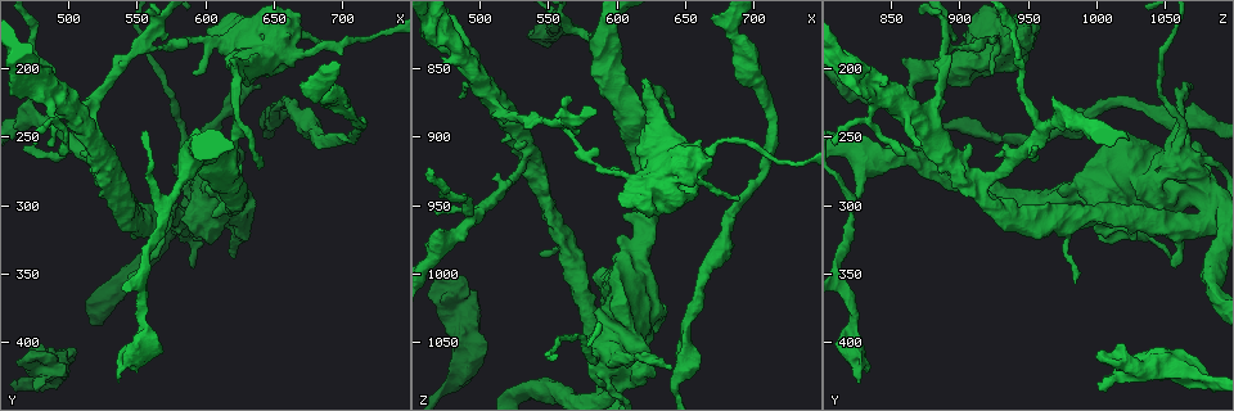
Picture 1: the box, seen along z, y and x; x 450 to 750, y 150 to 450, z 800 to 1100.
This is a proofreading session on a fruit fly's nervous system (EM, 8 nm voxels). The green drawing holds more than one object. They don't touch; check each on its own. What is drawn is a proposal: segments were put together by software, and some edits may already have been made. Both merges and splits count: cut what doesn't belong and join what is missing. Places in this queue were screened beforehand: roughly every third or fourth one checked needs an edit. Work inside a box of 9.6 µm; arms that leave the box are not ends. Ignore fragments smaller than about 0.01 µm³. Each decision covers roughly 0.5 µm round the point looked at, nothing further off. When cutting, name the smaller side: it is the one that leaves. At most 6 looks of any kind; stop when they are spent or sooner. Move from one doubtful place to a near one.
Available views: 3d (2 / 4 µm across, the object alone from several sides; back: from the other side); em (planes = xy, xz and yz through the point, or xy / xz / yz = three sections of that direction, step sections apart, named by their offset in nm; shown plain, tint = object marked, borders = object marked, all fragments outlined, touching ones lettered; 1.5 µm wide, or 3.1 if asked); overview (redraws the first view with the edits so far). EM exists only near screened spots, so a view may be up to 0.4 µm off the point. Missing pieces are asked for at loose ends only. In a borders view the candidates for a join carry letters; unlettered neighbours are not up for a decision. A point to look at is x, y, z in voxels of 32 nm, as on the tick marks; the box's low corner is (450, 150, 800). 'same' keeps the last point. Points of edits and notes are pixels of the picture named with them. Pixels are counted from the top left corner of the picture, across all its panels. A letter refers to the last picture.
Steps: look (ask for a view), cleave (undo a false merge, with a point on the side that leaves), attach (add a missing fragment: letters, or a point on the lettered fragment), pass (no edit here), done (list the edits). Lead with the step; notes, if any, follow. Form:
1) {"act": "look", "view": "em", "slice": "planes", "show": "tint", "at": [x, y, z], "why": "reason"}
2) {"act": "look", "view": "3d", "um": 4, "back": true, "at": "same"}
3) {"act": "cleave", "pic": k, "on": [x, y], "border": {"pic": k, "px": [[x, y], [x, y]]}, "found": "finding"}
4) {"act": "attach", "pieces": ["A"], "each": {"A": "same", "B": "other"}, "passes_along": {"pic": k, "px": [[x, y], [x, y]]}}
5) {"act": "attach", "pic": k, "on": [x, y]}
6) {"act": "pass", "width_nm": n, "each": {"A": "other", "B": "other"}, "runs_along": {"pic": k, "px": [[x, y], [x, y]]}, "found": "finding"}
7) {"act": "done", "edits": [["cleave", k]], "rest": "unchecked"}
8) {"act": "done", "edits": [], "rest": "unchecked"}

{"act": "look", "view": "em", "slice": "planes", "show": "borders", "at": [486, 256, 868], "why": "an open end"}

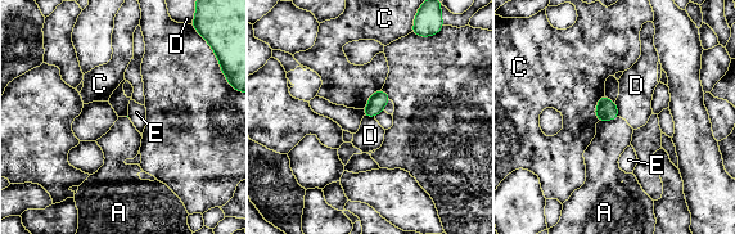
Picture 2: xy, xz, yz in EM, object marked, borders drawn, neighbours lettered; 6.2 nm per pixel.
{"act": "pass", "each": {"A": "other", "C": "other", "D": "other", "E": "other"}, "border": {"pic": 2, "px": [[604, 94], [595, 109], [598, 120]]}, "found": "no lettered fragment goes on from it"}

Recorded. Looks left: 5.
{"act": "look", "view": "em", "slice": "xz", "step": 8, "show": "tint", "at": [542, 358, 984]}

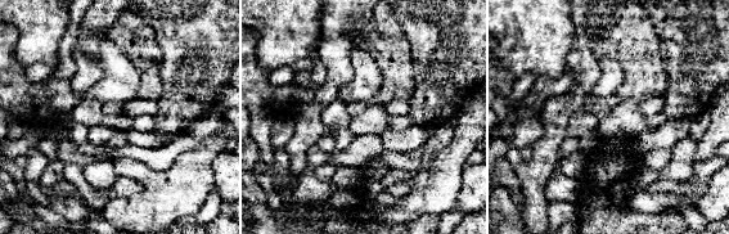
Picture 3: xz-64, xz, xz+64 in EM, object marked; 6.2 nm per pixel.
{"act": "look", "view": "em", "slice": "planes", "show": "borders", "at": "same"}

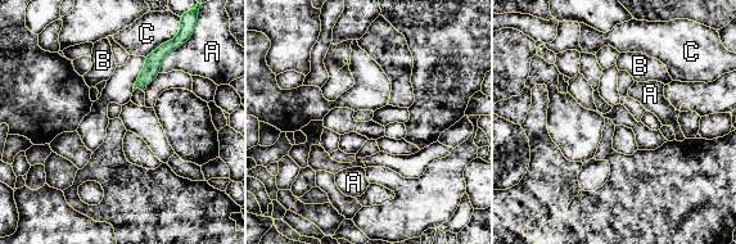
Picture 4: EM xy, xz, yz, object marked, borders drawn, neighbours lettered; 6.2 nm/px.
{"act": "pass", "longest_contact_nm": ["A", 280], "each": {"A": "other", "B": "other", "C": "other"}, "found": "none of them fits"}

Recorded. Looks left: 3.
{"act": "look", "view": "em", "slice": "planes", "show": "tint", "at": [534, 292, 914], "why": "branch point"}

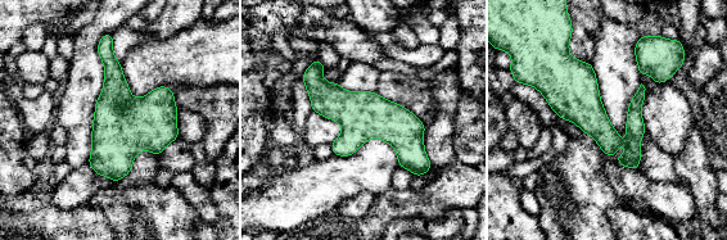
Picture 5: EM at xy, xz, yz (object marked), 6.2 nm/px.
{"act": "look", "view": "em", "slice": "planes", "show": "borders", "at": "same", "why": "see the neighbours"}

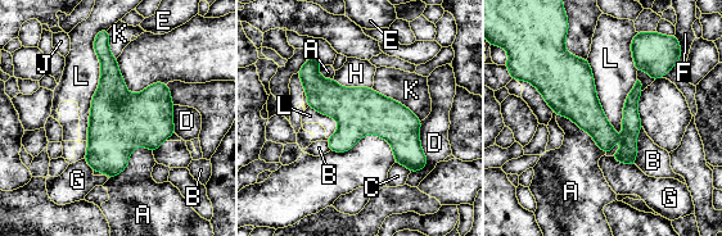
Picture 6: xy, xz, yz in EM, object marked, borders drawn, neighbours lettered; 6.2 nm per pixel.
{"act": "pass", "longest_contact_nm": ["L", 700], "each": {"A": "other", "B": "other", "C": "other", "D": "other", "E": "other", "F": "other", "G": "other", "H": "other", "J": "other", "K": "other", "L": "other"}, "found": "all the same neuron"}

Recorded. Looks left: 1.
{"act": "done", "edits": [], "rest": "unchecked"}

